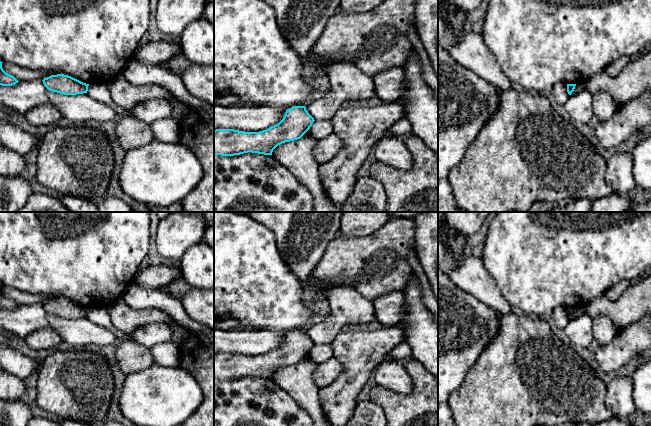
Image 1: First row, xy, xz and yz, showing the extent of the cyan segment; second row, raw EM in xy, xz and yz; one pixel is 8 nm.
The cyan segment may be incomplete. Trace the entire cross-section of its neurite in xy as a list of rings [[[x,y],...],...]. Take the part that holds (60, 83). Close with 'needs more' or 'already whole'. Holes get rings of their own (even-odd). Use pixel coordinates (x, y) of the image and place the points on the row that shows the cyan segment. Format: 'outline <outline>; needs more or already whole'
outline [[[64,74],[51,75],[42,81],[48,90],[64,95],[87,93],[89,86],[89,84]]]; already whole

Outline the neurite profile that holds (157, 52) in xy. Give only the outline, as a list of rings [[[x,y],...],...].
[[[180,40],[177,41],[148,41],[146,44],[140,45],[136,50],[133,58],[141,63],[149,63],[154,65],[162,65],[171,59],[178,52],[181,52]]]

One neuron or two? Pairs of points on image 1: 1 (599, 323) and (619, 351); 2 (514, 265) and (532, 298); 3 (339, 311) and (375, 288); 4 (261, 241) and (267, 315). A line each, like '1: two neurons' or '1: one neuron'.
1: two neurons
2: one neuron
3: two neurons
4: one neuron

